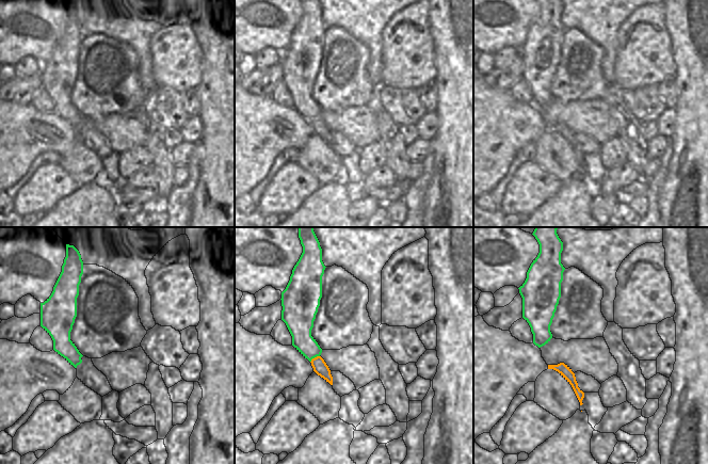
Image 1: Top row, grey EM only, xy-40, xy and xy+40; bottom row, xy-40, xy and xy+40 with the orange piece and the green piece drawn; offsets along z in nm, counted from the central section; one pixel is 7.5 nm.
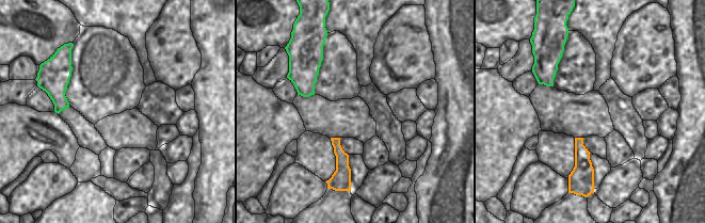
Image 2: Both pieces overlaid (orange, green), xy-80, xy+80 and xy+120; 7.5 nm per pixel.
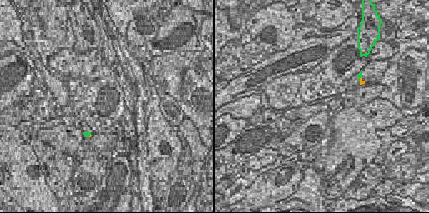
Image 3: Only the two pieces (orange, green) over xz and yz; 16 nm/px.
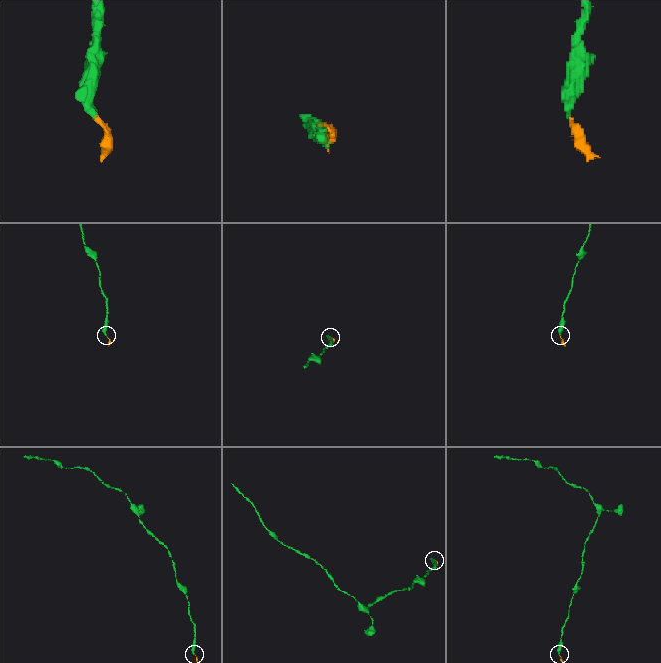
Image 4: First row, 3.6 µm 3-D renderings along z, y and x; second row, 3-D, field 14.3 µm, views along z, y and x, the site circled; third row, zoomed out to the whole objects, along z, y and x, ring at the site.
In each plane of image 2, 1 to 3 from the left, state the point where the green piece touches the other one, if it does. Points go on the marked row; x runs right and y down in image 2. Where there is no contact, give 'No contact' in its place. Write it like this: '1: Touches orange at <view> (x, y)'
1: No contact
2: No contact
3: No contact

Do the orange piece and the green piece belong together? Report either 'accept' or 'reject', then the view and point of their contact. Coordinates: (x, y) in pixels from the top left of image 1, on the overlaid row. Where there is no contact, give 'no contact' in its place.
accept | xy (315, 357)

